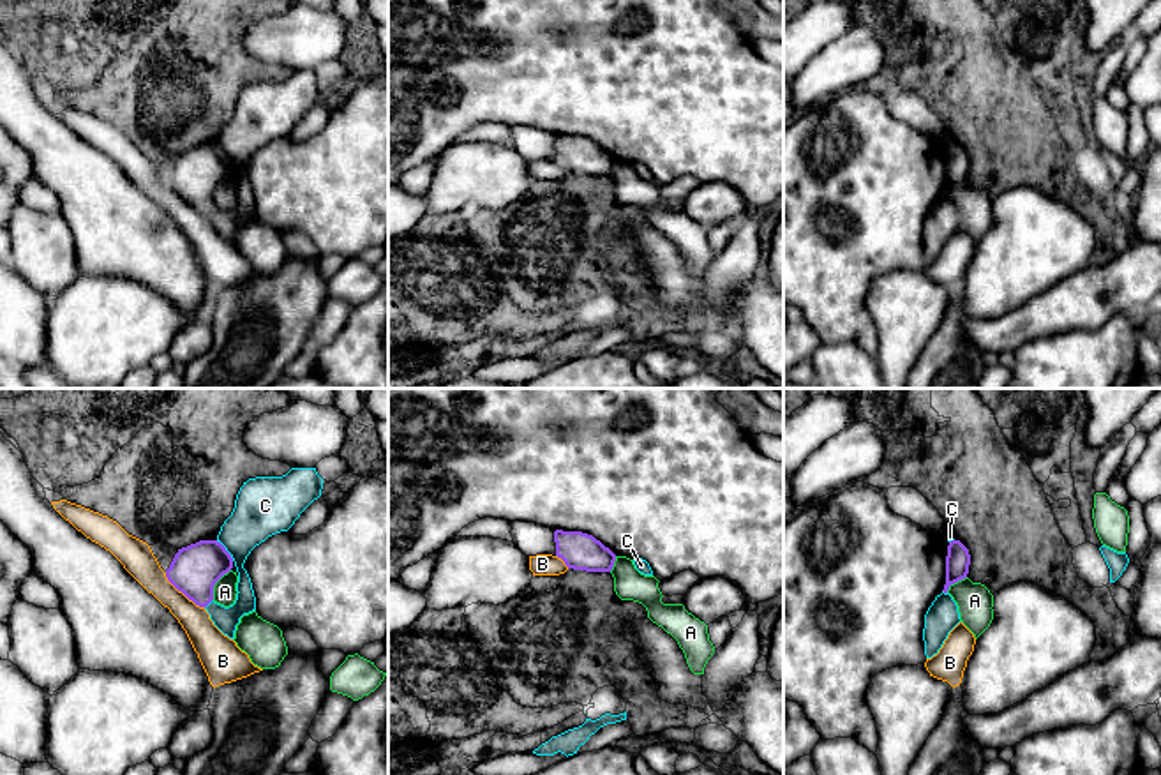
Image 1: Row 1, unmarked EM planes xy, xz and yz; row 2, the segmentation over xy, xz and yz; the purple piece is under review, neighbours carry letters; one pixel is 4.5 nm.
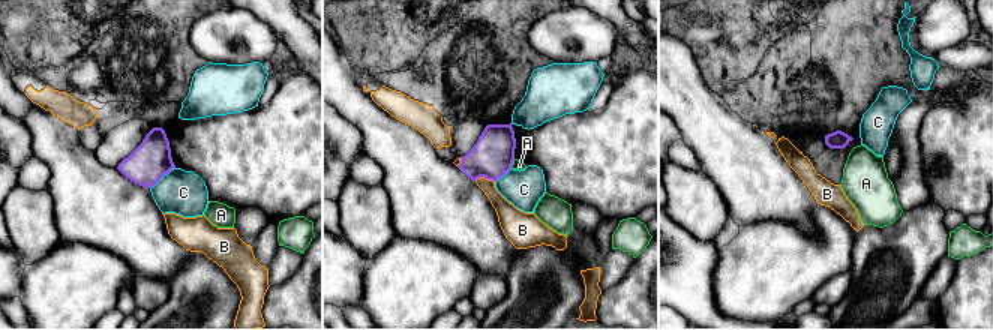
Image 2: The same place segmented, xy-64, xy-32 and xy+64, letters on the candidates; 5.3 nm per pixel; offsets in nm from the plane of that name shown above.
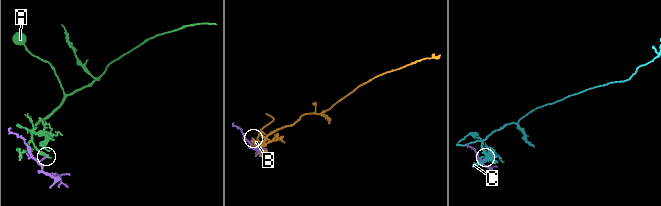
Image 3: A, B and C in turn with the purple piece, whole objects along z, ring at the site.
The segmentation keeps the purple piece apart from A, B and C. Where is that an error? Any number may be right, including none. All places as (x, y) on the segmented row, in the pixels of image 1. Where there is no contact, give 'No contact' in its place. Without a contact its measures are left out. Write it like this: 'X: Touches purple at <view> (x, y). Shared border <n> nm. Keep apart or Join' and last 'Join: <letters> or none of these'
A: Touches purple at xy (214, 585). Shared border 170 nm. Keep apart
B: Touches purple at xy (182, 592). Shared border 240 nm. Keep apart
C: Touches purple at xy (224, 549). Shared border 130 nm. Keep apart
Join: none of these

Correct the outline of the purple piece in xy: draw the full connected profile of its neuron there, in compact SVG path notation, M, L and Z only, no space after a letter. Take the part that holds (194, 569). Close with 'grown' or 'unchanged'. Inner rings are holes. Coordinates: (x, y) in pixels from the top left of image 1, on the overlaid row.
M199 540L178 549L168 581L199 607L213 600L215 583L233 568L233 558L217 540Z; unchanged

